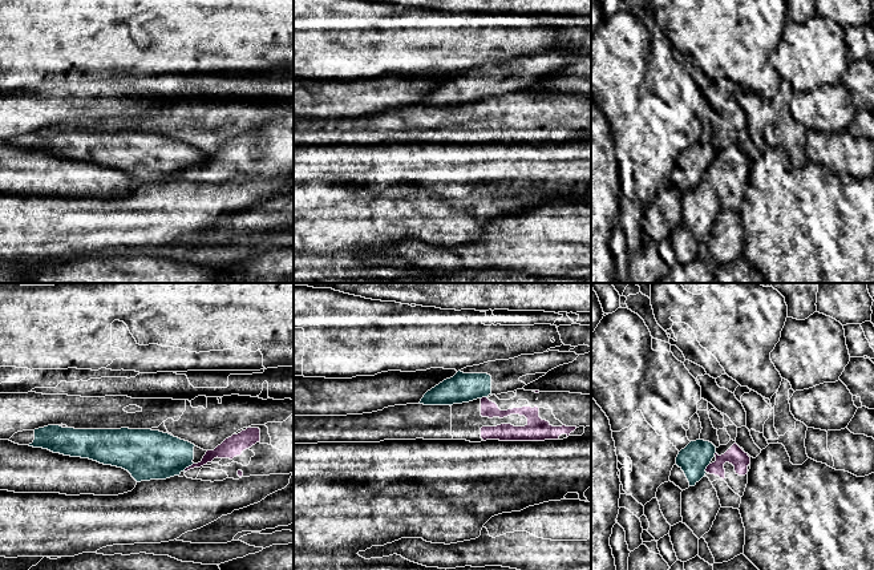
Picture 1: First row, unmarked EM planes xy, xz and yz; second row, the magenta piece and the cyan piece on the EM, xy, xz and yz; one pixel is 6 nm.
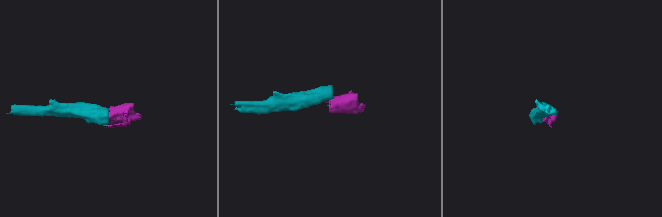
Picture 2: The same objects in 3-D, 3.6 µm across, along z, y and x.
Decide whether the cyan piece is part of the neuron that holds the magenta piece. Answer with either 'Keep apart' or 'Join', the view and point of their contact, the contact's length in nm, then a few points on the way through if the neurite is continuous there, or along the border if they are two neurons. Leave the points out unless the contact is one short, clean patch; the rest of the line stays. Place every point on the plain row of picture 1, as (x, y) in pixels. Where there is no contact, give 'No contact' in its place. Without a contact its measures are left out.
Keep apart. Touches magenta at xy (189, 169). Shared border 80 nm. Boundary: xy (193, 165), (183, 173)

